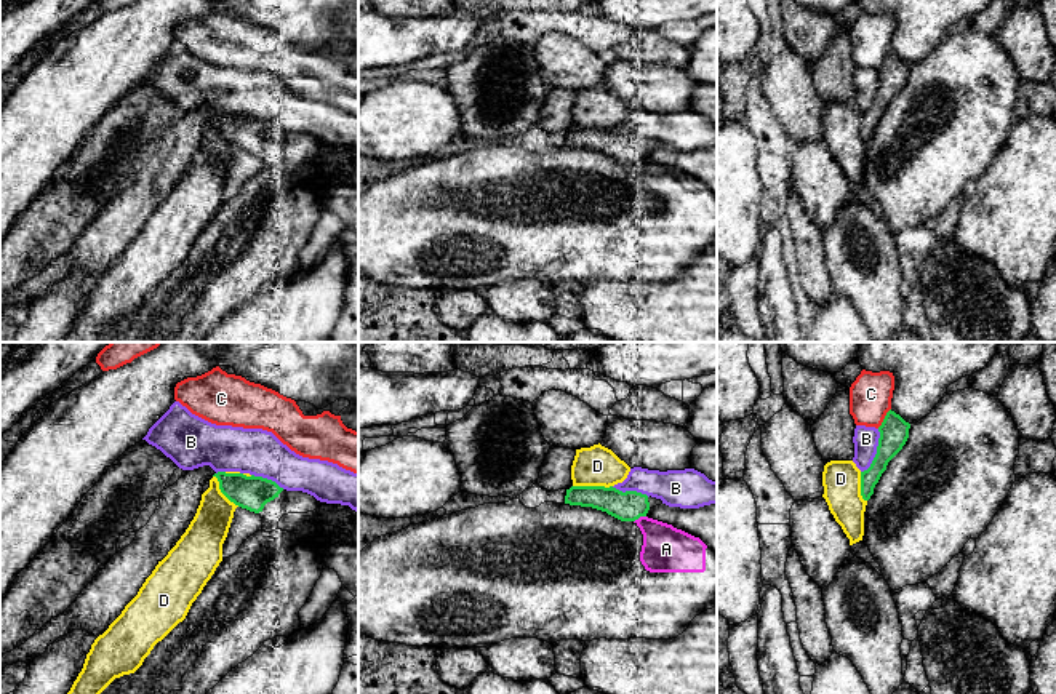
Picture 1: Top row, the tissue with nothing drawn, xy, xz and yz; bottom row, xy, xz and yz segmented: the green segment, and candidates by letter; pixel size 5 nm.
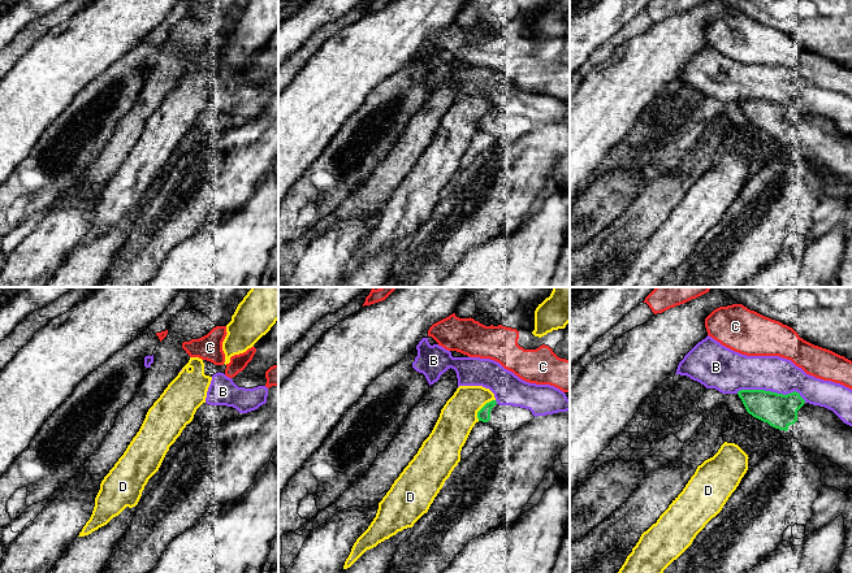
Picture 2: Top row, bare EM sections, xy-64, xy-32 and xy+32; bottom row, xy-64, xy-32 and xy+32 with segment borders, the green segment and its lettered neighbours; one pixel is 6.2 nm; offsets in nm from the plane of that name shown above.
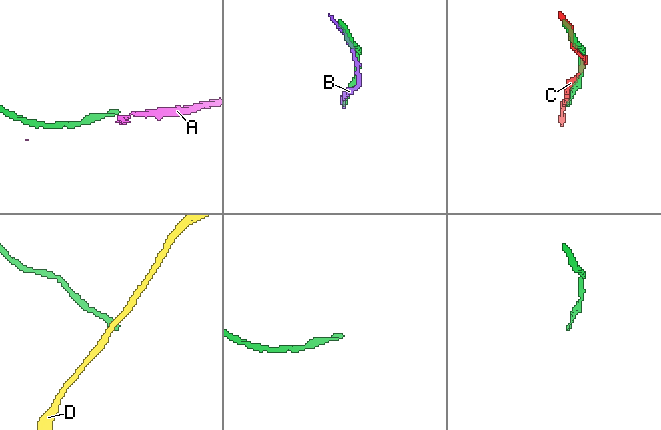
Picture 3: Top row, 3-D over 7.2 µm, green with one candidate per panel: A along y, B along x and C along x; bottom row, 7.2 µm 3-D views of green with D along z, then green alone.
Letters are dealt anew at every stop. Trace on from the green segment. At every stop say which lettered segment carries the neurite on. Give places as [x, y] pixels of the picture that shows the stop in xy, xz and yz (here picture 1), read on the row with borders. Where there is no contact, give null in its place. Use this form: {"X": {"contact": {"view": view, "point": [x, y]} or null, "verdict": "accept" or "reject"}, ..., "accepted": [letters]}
{"A": {"contact": {"view": "xz", "point": [639, 517]}, "verdict": "reject"}, "B": {"contact": {"view": "yz", "point": [877, 451]}, "verdict": "reject"}, "C": {"contact": {"view": "yz", "point": [885, 418]}, "verdict": "reject"}, "D": {"contact": {"view": "xz", "point": [592, 486]}, "verdict": "reject"}, "accepted": []}

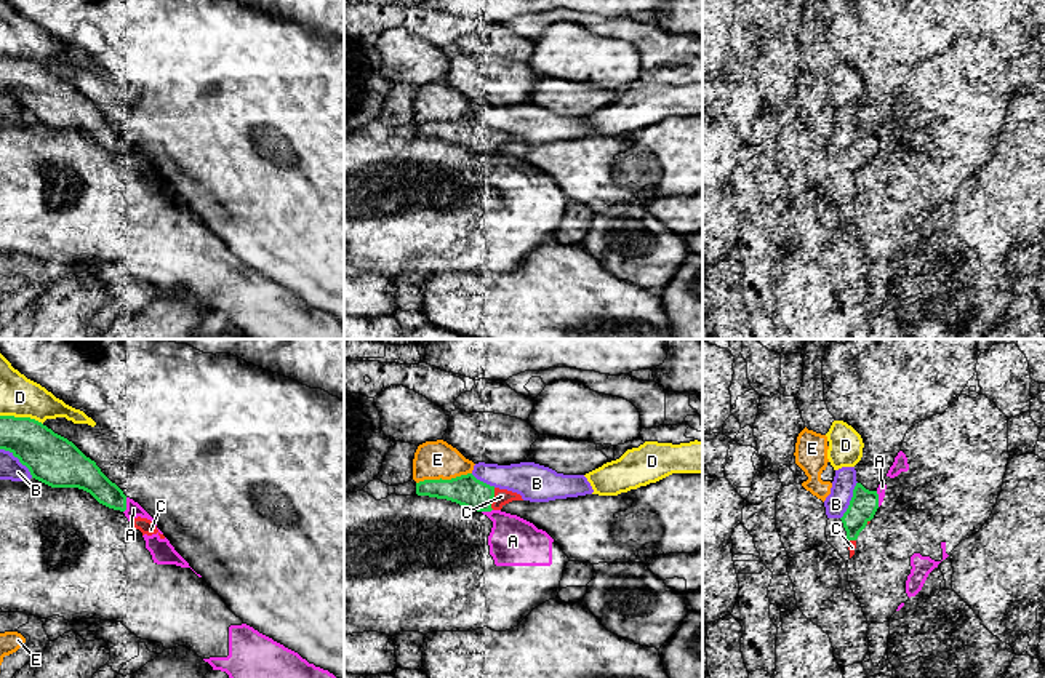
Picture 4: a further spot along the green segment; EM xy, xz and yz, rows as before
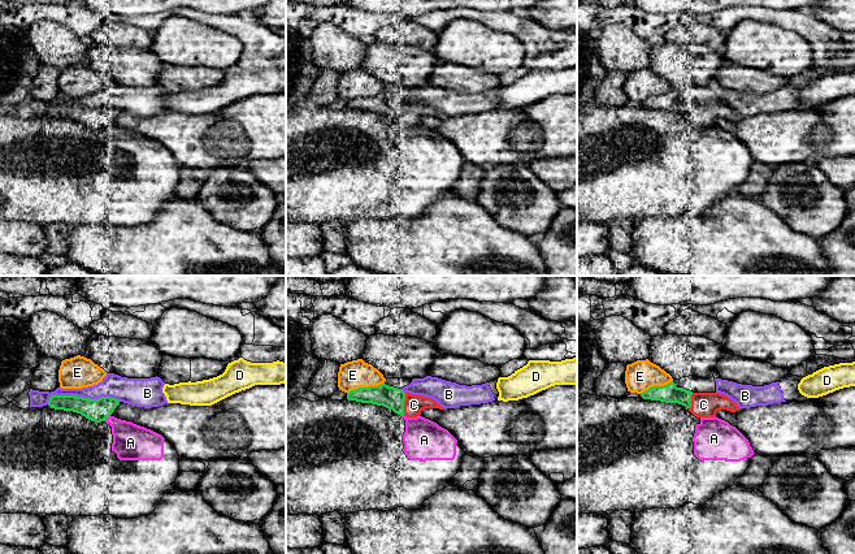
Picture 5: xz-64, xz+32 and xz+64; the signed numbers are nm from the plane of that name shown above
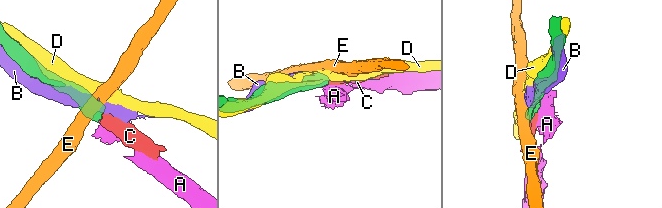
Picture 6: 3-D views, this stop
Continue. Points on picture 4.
{"A": {"contact": {"view": "xy", "point": [125, 506]}, "verdict": "reject"}, "B": {"contact": {"view": "xy", "point": [18, 458]}, "verdict": "reject"}, "C": {"contact": {"view": "xz", "point": [492, 499]}, "verdict": "accept"}, "D": {"contact": {"view": "xy", "point": [21, 418]}, "verdict": "reject"}, "E": {"contact": {"view": "xz", "point": [444, 480]}, "verdict": "reject"}, "accepted": ["C"]}

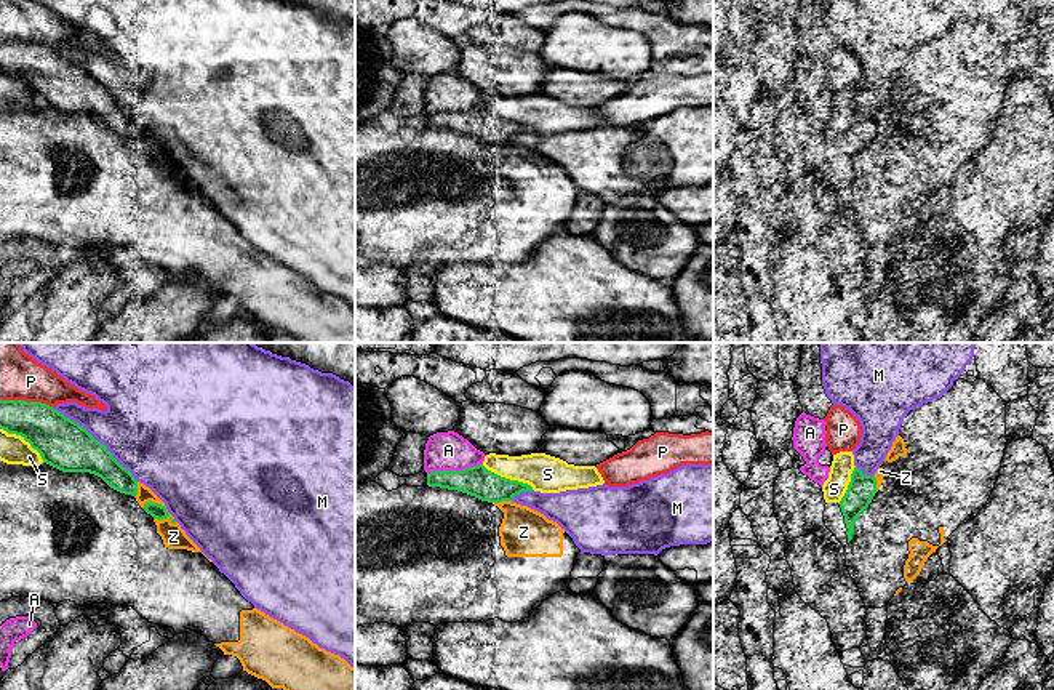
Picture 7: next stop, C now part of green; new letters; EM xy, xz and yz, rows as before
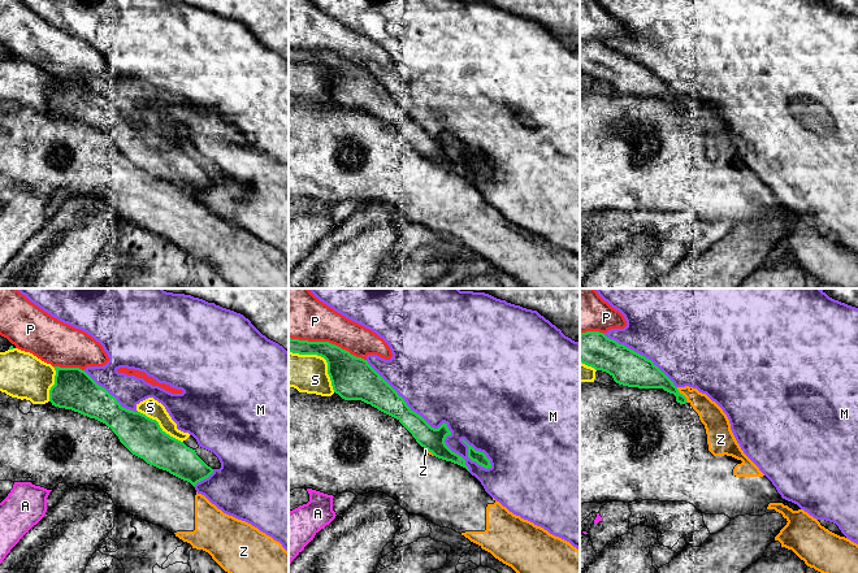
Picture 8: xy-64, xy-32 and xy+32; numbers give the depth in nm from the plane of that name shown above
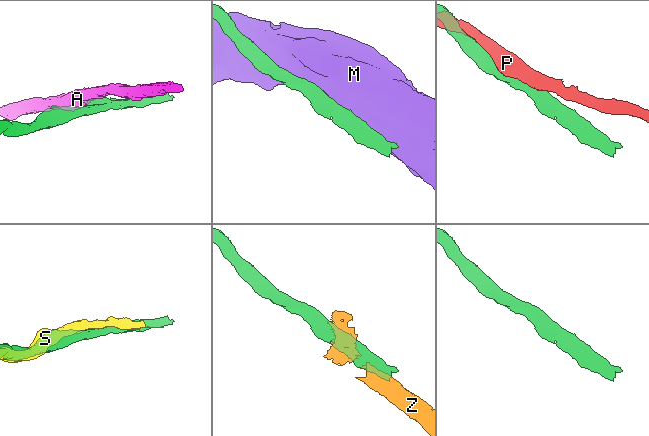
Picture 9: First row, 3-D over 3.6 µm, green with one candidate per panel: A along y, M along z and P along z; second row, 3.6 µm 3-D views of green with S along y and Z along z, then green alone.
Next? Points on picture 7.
{"A": {"contact": {"view": "xz", "point": [455, 471]}, "verdict": "reject"}, "M": {"contact": {"view": "xy", "point": [95, 439]}, "verdict": "reject"}, "P": {"contact": {"view": "xy", "point": [27, 402]}, "verdict": "reject"}, "S": {"contact": {"view": "xz", "point": [509, 479]}, "verdict": "reject"}, "Z": {"contact": {"view": "xy", "point": [163, 506]}, "verdict": "reject"}, "accepted": []}

